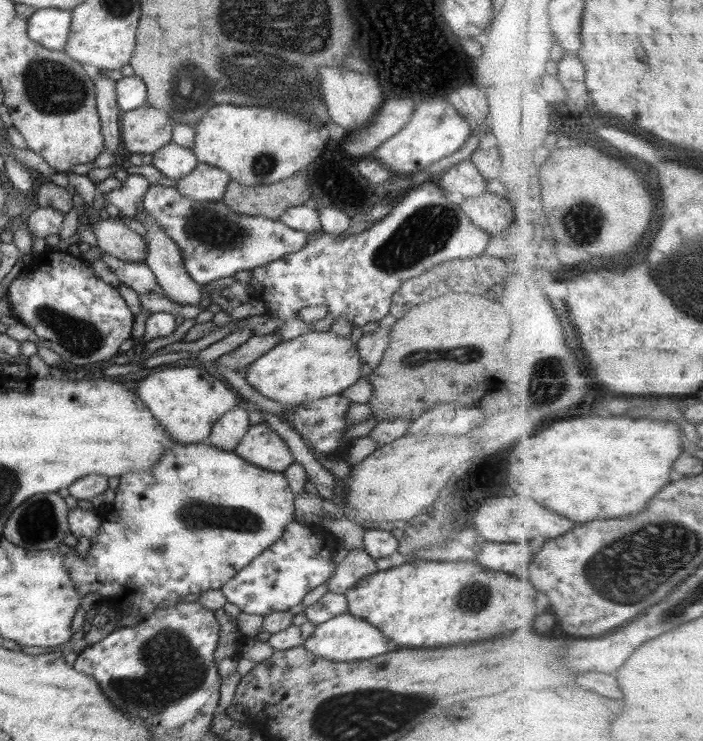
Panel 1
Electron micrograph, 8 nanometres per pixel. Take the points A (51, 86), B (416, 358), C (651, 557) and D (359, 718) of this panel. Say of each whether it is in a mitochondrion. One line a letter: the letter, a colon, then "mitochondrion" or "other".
A: mitochondrion
B: mitochondrion
C: mitochondrion
D: mitochondrion

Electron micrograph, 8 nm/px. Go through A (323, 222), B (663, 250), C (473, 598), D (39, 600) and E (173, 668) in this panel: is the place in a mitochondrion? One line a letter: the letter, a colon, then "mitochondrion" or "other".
A: other
B: mitochondrion
C: mitochondrion
D: other
E: mitochondrion

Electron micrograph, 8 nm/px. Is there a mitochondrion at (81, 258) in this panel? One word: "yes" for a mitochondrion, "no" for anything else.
no

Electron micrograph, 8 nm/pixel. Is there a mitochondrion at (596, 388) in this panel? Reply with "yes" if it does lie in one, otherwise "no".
no

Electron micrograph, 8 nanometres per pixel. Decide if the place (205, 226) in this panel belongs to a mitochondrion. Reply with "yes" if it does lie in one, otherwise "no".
yes

